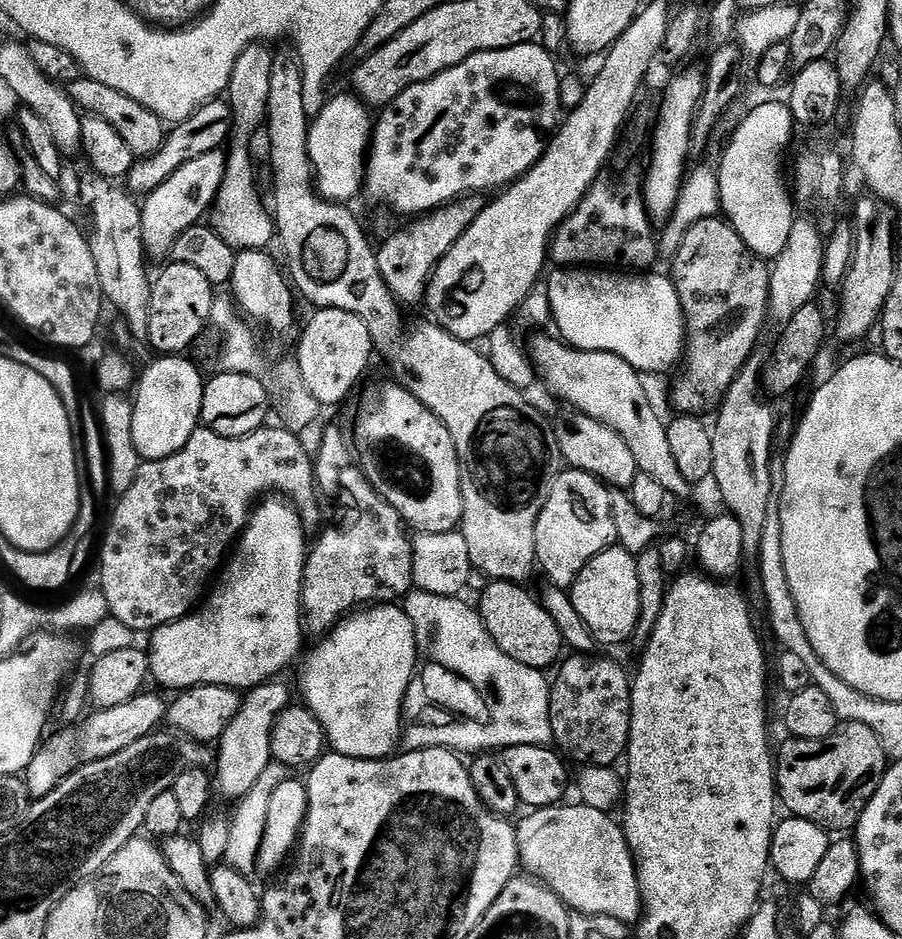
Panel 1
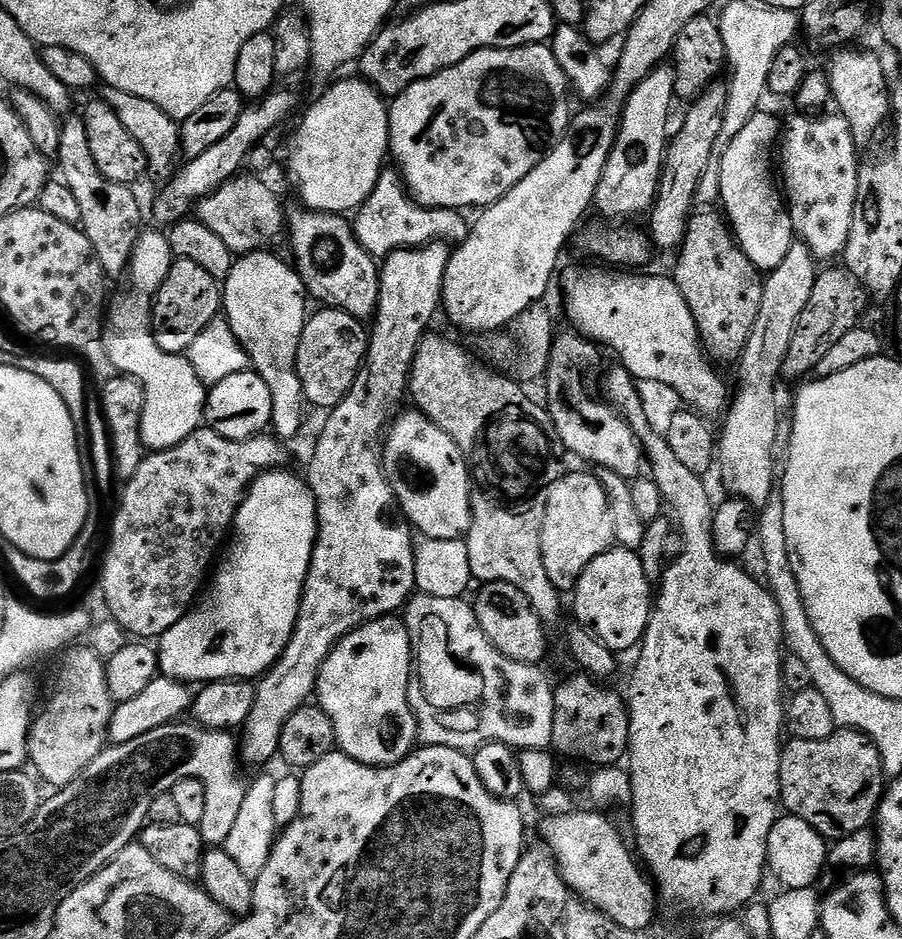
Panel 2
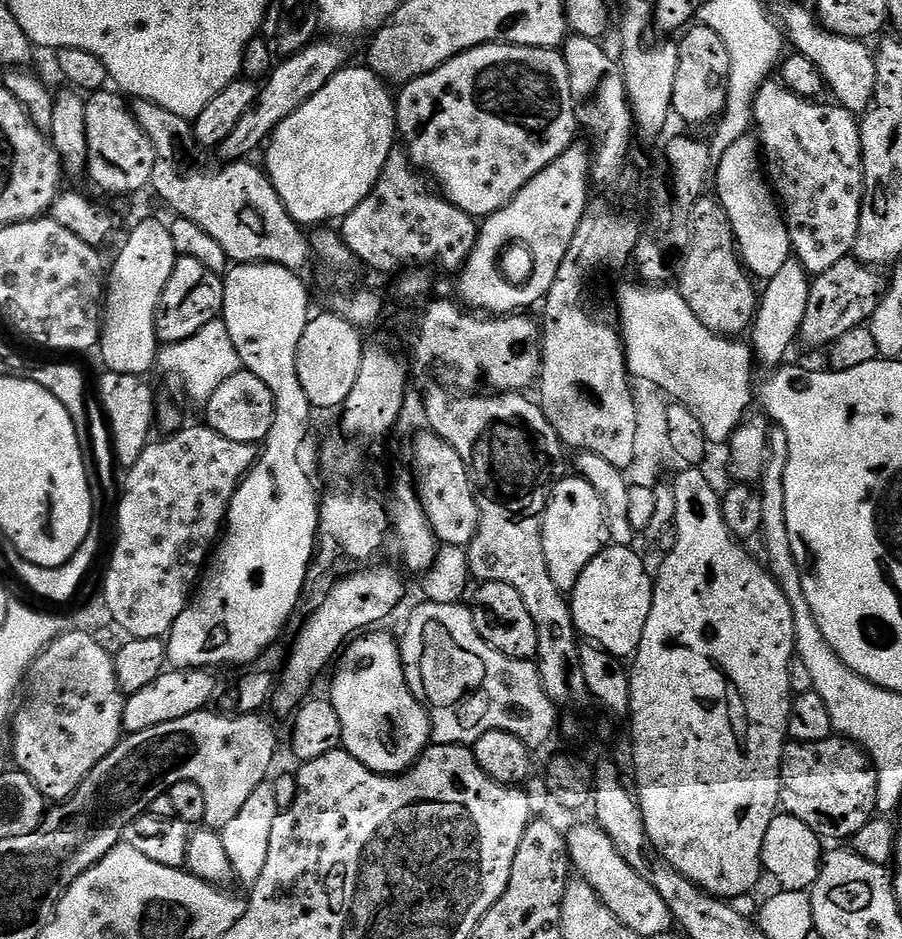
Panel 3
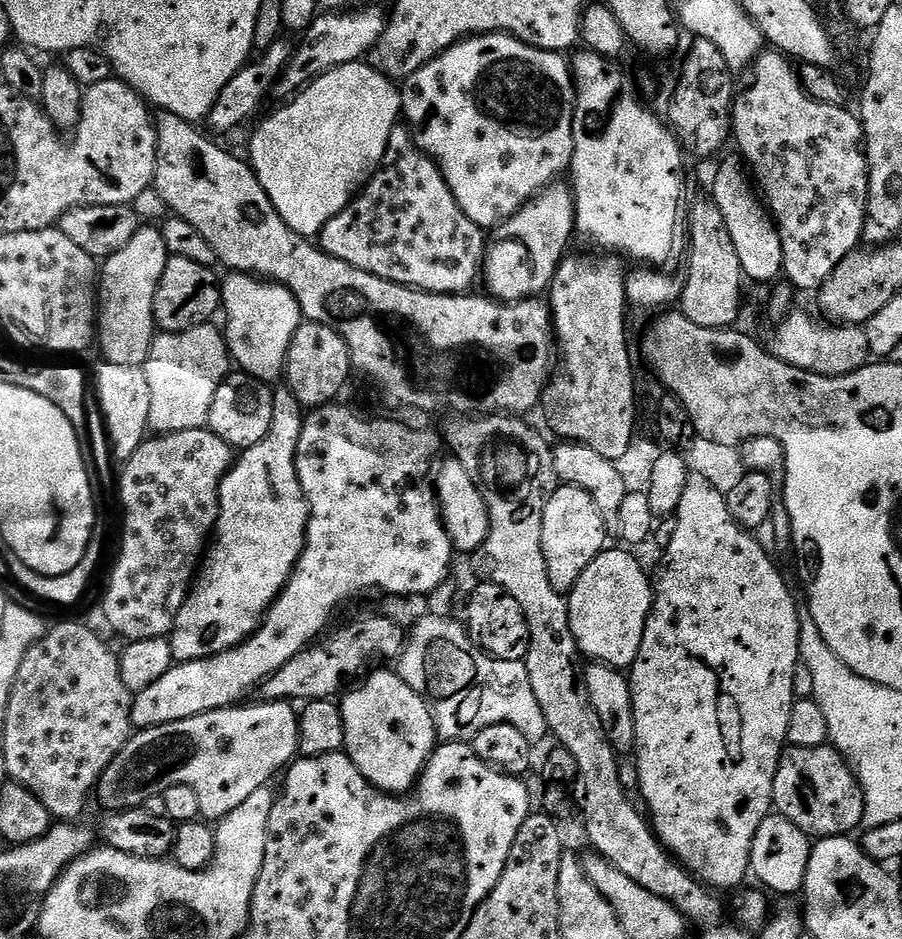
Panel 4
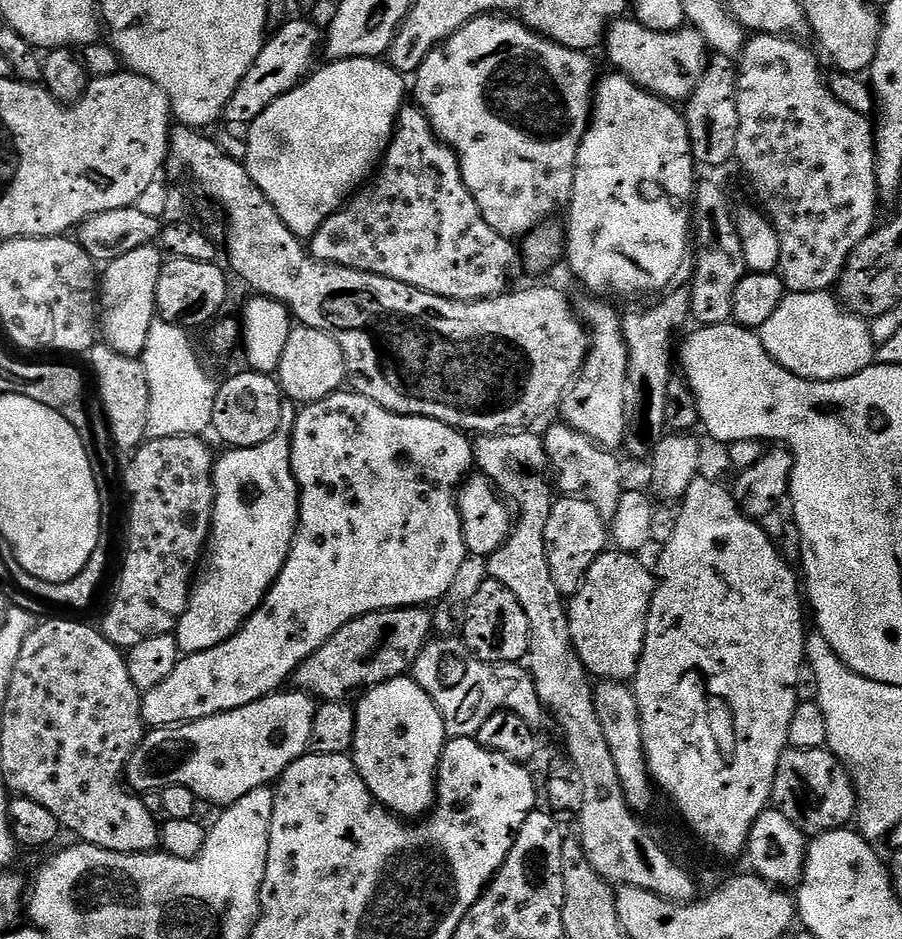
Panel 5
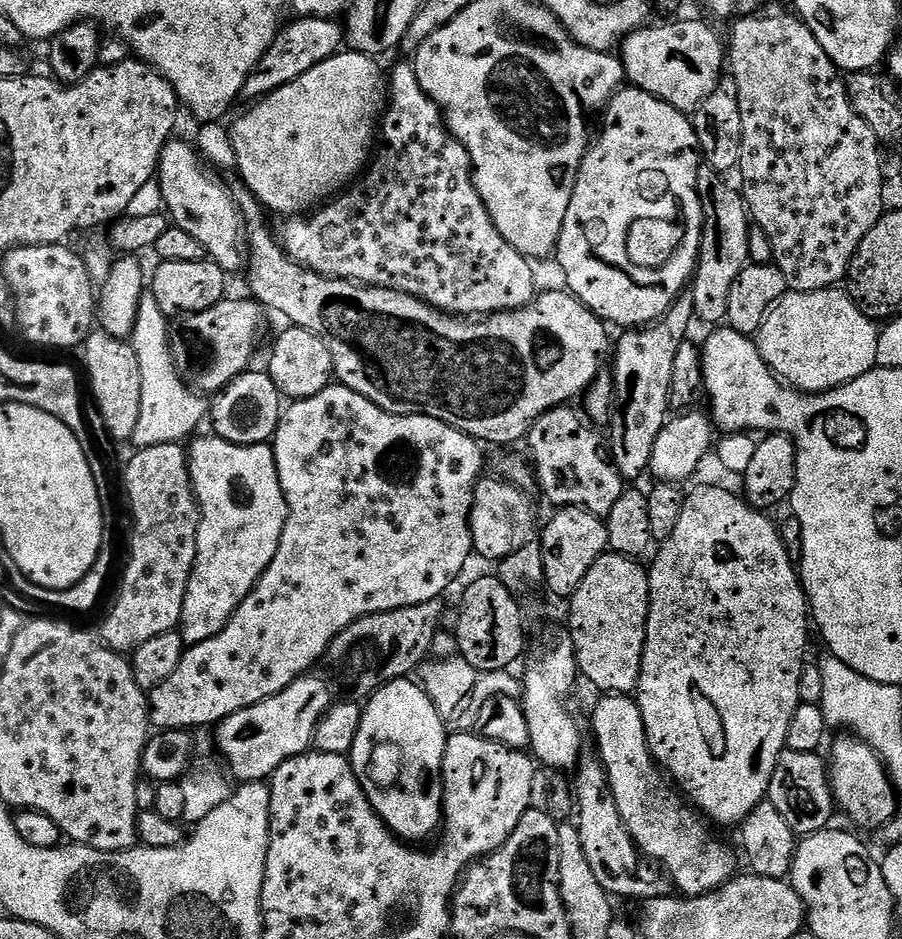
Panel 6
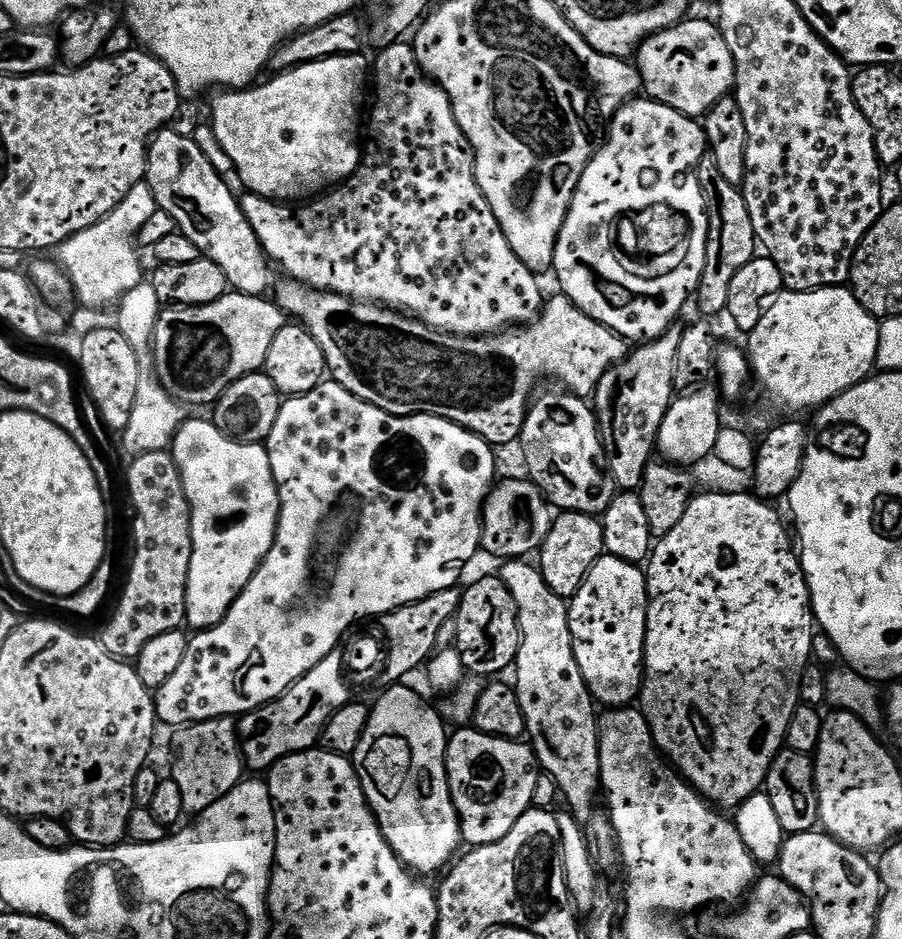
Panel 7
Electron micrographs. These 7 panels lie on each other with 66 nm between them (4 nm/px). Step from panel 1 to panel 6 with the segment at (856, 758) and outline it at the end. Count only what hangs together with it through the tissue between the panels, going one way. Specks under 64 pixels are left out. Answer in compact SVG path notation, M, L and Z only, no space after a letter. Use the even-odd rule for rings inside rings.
M785 750L778 758L770 778L767 803L772 804L782 818L786 818L786 826L790 826L790 830L800 838L823 832L833 823L832 815L838 812L836 797L832 795L830 768L825 757L824 760L822 757L814 752L802 754Z

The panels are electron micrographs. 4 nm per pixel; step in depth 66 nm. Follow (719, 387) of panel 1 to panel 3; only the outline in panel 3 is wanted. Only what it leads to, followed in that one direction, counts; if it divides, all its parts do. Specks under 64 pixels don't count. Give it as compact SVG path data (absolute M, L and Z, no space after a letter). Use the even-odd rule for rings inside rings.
M716 198L699 200L692 211L690 221L692 240L688 243L688 251L683 253L684 265L678 268L678 290L686 298L686 306L694 310L694 318L702 322L712 332L729 338L739 337L739 332L747 333L751 329L752 321L756 319L756 305L758 303L758 288L755 288L753 277L746 271L736 246L736 235L728 221L726 210Z

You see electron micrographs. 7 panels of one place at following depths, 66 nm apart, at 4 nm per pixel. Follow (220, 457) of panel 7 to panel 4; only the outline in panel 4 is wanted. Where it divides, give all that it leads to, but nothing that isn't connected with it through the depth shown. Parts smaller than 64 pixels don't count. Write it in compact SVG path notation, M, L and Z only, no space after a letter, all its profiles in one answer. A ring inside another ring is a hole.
M280 386L280 389L277 387L274 395L276 401L274 402L274 418L270 426L270 434L266 434L266 438L262 442L243 449L239 453L238 459L233 463L232 469L224 476L224 480L220 484L220 516L216 520L214 529L216 537L211 541L210 547L199 565L198 575L195 577L186 602L182 606L170 633L173 661L205 660L214 654L222 654L226 650L237 648L242 641L254 635L259 630L260 625L264 623L269 609L280 596L282 589L288 585L288 579L292 577L292 572L296 569L296 564L300 560L300 555L304 549L304 535L308 530L308 498L304 494L304 488L296 473L296 451L298 450L298 438L302 434L306 412L298 402L298 398L287 386Z

